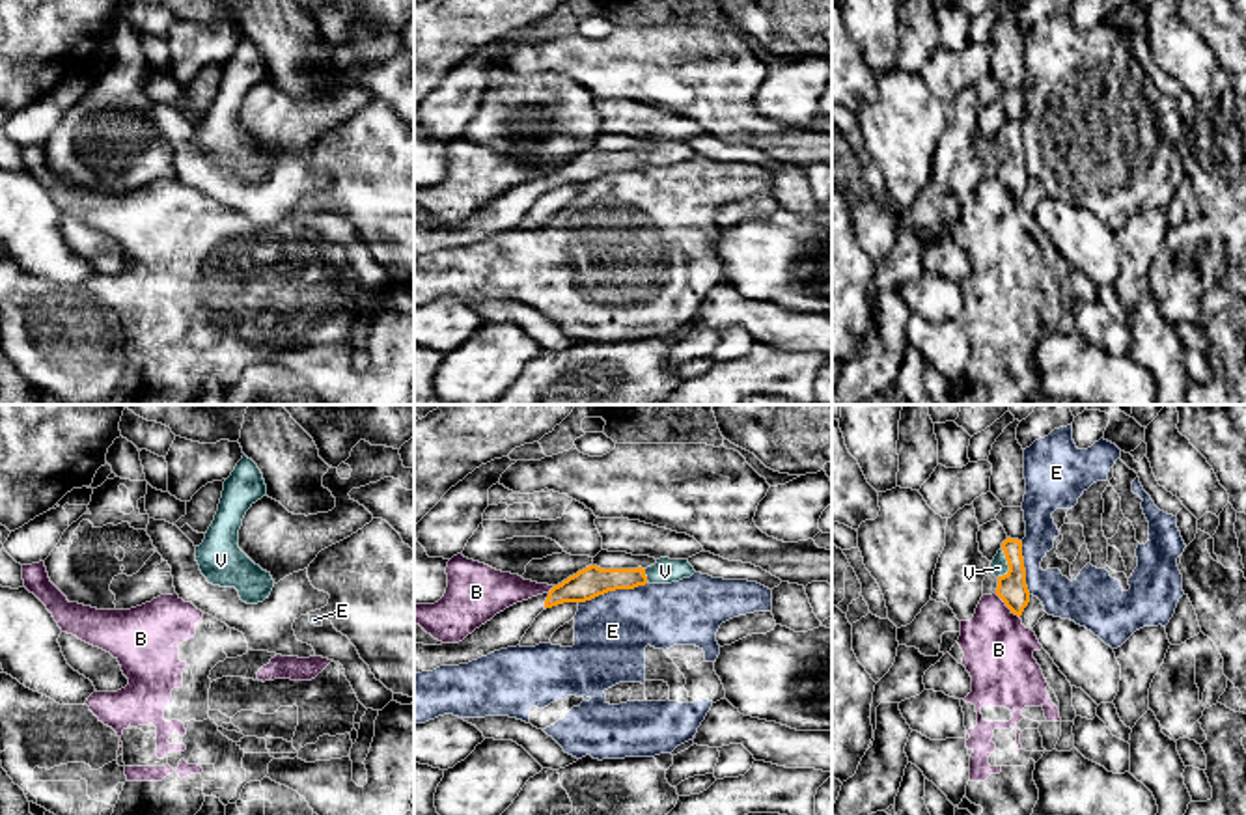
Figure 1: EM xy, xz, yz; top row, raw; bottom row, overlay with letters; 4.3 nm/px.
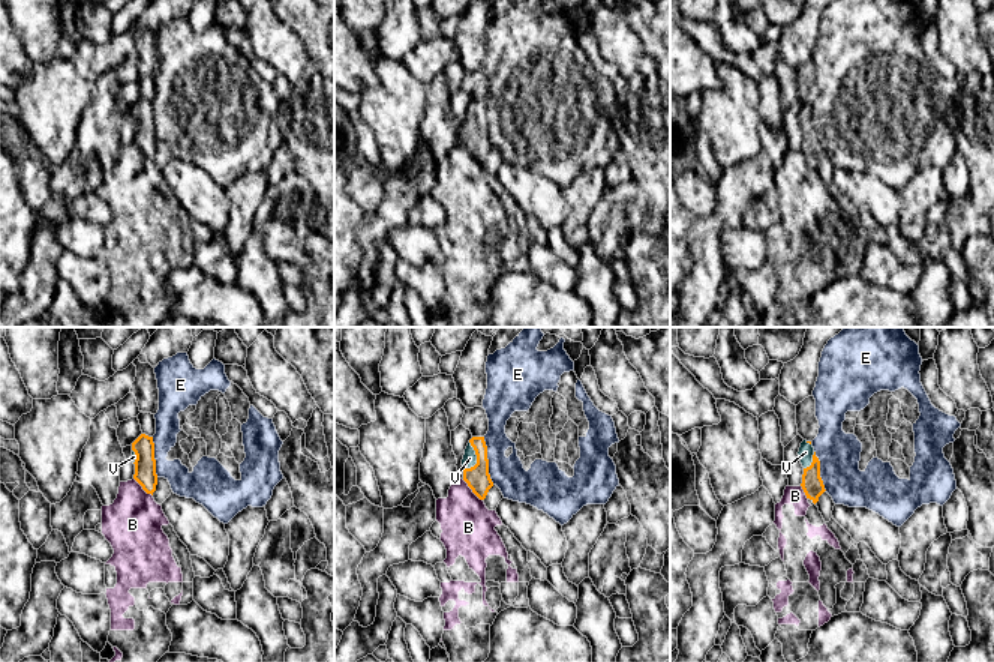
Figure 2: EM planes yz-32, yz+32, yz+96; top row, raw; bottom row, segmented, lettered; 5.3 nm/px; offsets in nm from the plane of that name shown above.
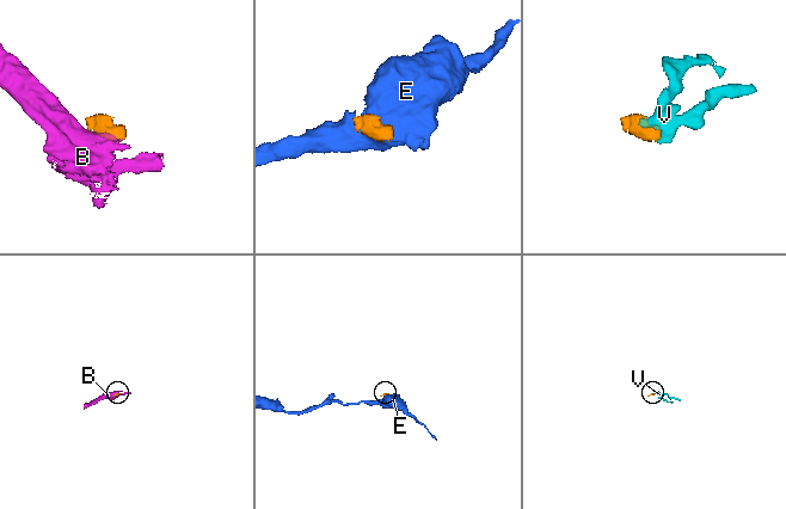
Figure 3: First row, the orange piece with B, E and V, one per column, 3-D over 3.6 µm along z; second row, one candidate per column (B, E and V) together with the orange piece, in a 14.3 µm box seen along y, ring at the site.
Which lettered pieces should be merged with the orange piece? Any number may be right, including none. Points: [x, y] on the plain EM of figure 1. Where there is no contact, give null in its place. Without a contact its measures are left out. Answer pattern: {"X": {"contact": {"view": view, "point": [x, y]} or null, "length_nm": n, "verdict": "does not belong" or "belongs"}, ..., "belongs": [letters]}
{"B": {"contact": {"view": "yz", "point": [1008, 189]}, "length_nm": 160, "verdict": "does not belong"}, "E": {"contact": {"view": "xz", "point": [612, 172]}, "length_nm": 320, "verdict": "does not belong"}, "V": {"contact": {"view": "yz", "point": [1008, 146]}, "length_nm": 130, "verdict": "belongs"}, "belongs": ["V"]}

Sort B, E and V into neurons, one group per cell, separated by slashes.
B / E / V

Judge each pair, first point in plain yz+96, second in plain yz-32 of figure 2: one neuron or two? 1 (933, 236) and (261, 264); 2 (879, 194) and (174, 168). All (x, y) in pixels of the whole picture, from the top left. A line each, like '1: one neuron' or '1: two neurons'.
1: two neurons
2: one neuron

